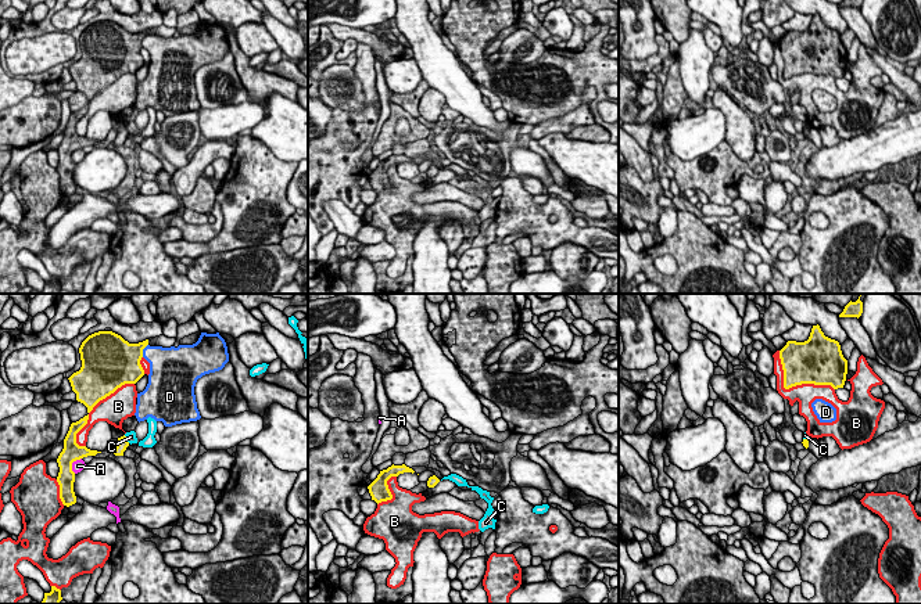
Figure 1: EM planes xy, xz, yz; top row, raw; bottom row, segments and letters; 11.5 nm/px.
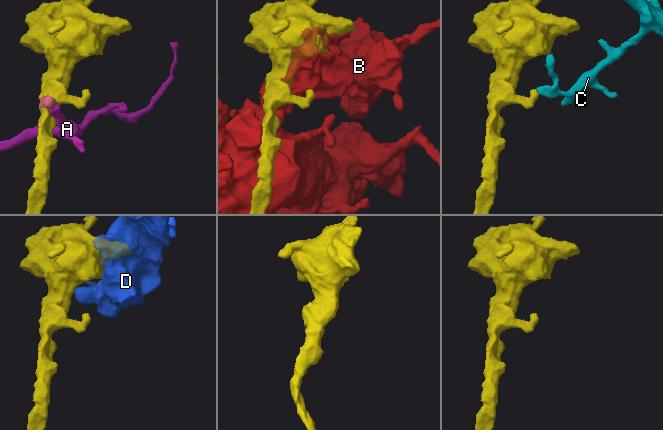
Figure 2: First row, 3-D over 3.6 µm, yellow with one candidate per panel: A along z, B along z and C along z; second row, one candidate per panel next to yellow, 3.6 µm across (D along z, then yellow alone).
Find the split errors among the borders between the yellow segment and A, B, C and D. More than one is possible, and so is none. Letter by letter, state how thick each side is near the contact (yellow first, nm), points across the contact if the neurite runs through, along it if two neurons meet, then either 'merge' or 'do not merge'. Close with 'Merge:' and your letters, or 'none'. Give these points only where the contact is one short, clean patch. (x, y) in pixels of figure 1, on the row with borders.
A: 220/140 nm | along xy (81, 457), (72, 463), (74, 473) | do not merge
B: 380/240 nm | do not merge
C: 130/120 nm | along xy (124, 435), (129, 442) | do not merge
D: 420/280 nm | along xy (147, 344), (142, 356) | do not merge
Merge: none

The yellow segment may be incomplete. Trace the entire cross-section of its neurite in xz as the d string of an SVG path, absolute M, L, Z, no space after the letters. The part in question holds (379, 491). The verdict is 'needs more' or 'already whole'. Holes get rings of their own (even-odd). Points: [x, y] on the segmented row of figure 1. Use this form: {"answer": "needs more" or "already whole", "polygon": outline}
{"answer": "already whole", "polygon": "M405 464L402 465L391 465L387 470L380 471L377 478L368 486L369 493L372 496L372 500L375 500L377 504L381 501L387 501L393 499L393 495L388 489L387 481L391 477L398 477L399 474L404 472L415 472L412 468L406 467Z"}

